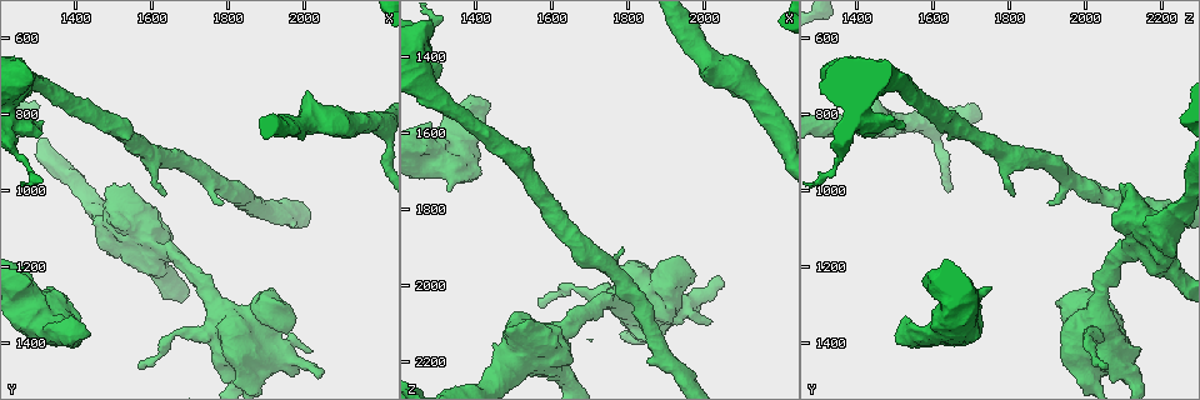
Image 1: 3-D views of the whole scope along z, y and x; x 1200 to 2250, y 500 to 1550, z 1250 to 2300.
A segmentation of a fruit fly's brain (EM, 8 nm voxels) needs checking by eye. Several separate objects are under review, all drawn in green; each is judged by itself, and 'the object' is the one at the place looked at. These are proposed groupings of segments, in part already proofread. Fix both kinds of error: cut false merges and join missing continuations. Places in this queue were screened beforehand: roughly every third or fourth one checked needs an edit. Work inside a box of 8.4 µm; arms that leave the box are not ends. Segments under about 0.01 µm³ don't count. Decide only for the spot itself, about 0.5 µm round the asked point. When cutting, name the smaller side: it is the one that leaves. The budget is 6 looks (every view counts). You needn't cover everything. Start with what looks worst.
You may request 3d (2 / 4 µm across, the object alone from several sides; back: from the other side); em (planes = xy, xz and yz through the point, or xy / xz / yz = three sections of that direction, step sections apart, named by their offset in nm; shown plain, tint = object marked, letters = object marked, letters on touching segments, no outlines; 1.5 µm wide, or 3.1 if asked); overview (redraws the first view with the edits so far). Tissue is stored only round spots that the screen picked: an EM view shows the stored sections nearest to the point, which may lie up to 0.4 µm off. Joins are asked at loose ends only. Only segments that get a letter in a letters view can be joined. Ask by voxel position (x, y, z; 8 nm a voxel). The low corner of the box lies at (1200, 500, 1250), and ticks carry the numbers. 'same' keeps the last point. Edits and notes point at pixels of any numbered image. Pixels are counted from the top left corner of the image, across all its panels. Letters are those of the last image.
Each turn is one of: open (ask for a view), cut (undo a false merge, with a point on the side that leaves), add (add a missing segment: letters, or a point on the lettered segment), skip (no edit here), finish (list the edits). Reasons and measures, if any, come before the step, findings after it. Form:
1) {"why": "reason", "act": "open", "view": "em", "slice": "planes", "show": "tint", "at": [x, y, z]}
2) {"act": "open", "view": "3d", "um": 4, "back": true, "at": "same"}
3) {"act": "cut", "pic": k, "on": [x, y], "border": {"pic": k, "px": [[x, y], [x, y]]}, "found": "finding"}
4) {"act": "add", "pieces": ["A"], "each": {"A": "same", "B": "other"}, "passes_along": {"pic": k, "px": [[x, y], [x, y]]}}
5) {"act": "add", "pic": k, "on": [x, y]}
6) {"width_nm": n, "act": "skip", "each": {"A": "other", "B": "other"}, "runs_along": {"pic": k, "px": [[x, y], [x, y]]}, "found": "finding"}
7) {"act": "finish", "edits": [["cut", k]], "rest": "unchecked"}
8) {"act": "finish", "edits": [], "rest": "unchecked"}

{"why": "thick end", "act": "open", "view": "em", "slice": "xz", "step": 4, "show": "letters", "at": [1310, 810, 1520]}

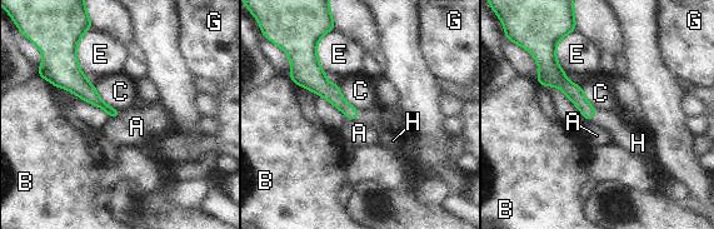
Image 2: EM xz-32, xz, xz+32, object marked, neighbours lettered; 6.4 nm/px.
{"act": "add", "pieces": ["H"], "each": {"A": "other", "B": "other", "C": "other", "E": "other", "G": "other", "H": "same"}, "passes_along": {"pic": 2, "px": [[573, 91], [594, 114], [625, 135]]}, "found": "it goes on there"}

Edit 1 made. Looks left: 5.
{"why": "branch stops here", "act": "open", "view": "em", "slice": "planes", "show": "letters", "at": [1325, 1250, 1750]}

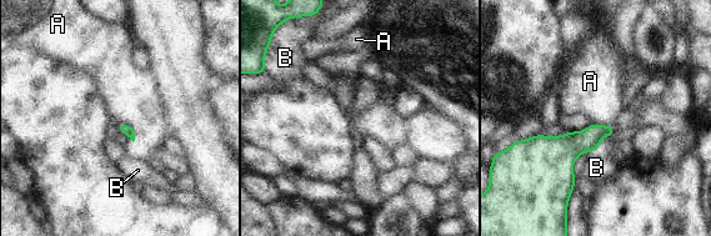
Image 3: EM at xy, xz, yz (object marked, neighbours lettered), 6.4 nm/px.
{"act": "skip", "each": {"A": "other", "B": "other"}, "found": "none of them fits"}

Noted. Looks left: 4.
{"why": "tapers out", "act": "open", "view": "em", "slice": "planes", "show": "plain", "at": [1580, 1465, 2050]}

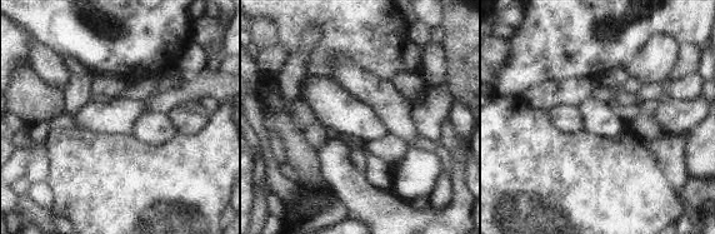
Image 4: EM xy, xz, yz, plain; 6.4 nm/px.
{"act": "open", "view": "em", "slice": "planes", "show": "letters", "at": "same"}

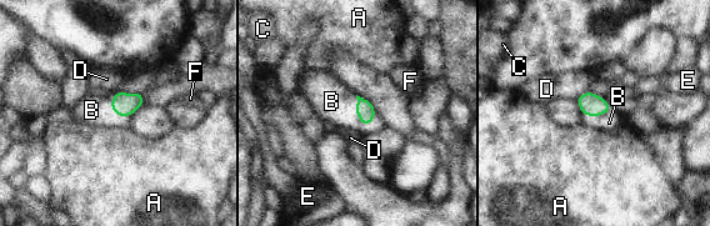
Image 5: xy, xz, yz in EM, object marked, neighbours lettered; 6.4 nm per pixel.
{"width_nm": 120, "act": "add", "pieces": ["B"], "each": {"A": "other", "B": "same", "C": "other", "D": "other", "E": "other", "F": "other"}, "passes_along": {"pic": 5, "px": [[365, 110], [355, 111], [331, 101]]}, "found": "the neuron continues"}

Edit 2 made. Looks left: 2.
{"act": "finish", "edits": [["add", 2], ["add", 5]], "rest": "unchecked"}

